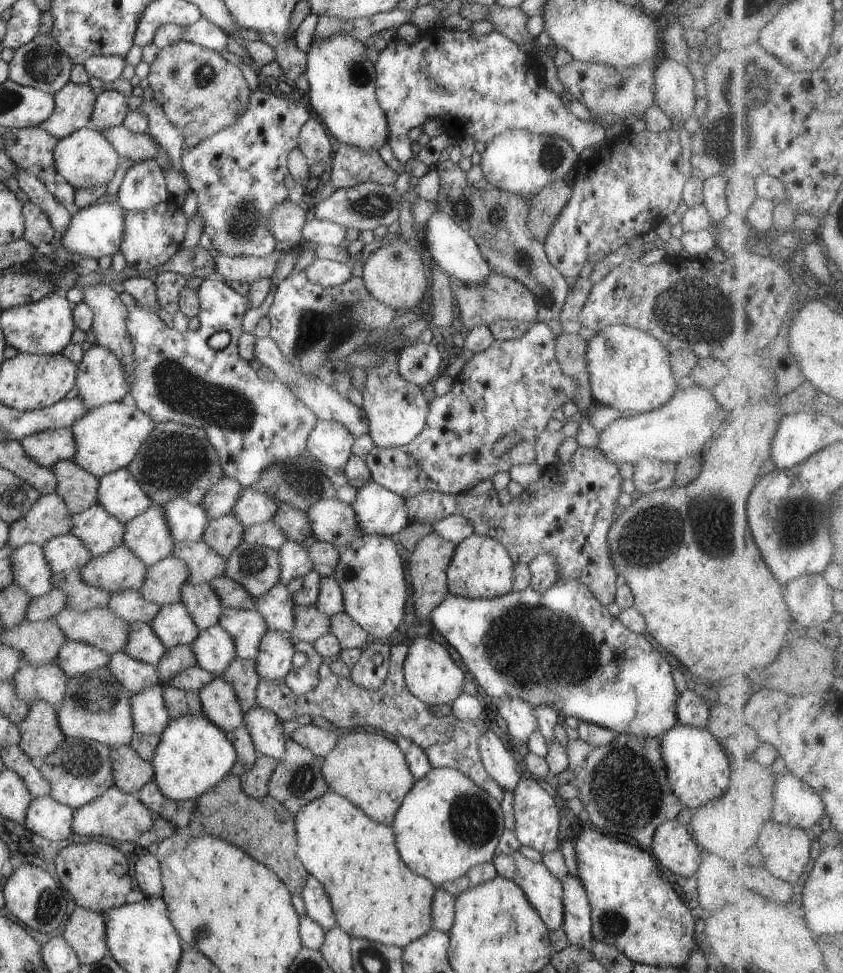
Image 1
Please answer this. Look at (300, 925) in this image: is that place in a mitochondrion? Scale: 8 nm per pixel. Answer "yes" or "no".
no

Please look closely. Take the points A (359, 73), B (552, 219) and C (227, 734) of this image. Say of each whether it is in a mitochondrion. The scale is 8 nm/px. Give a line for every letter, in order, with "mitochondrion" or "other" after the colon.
A: mitochondrion
B: other
C: other

